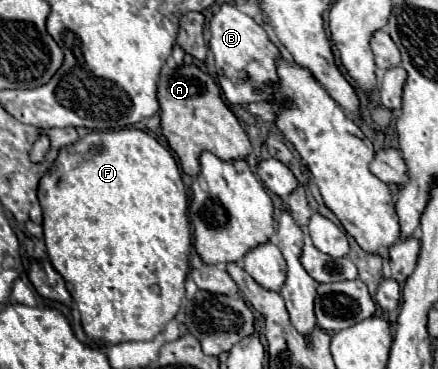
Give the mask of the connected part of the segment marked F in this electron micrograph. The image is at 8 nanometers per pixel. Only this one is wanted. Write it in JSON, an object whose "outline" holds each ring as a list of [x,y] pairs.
{"outline":[[[123,128],[111,132],[91,132],[85,138],[77,140],[75,144],[63,148],[57,160],[51,164],[49,172],[39,182],[39,202],[43,208],[43,232],[45,232],[45,246],[53,268],[63,276],[69,284],[69,292],[81,312],[81,324],[89,340],[105,340],[109,344],[131,342],[131,340],[153,340],[163,328],[173,320],[177,310],[181,308],[185,296],[185,278],[189,272],[189,252],[191,252],[191,228],[187,220],[187,194],[185,186],[177,168],[175,158],[167,148],[163,148],[153,136],[137,128]]]}

